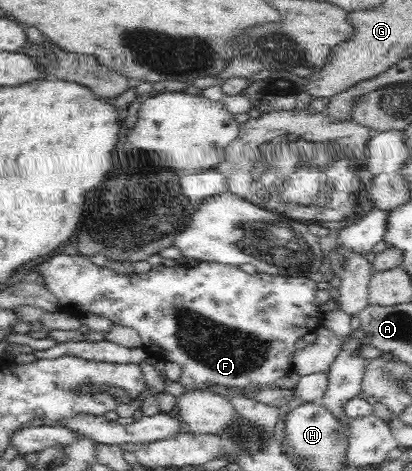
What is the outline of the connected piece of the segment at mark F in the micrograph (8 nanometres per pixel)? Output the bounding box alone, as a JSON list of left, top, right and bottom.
[32,254,324,395]

